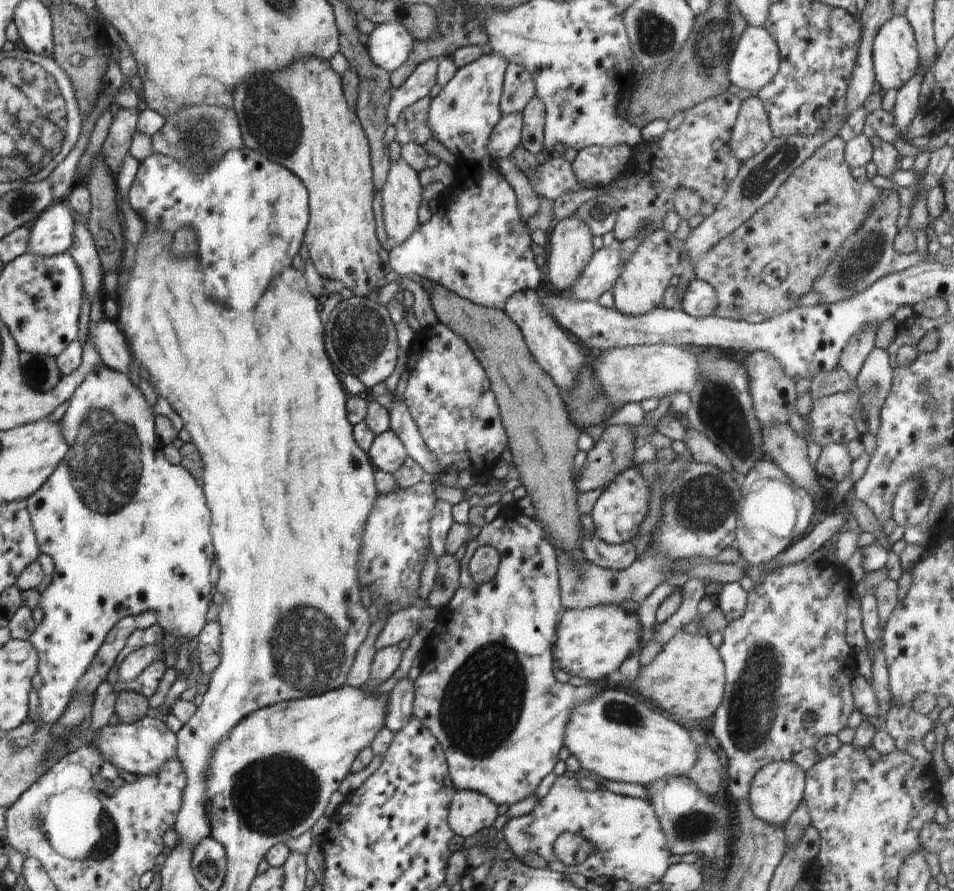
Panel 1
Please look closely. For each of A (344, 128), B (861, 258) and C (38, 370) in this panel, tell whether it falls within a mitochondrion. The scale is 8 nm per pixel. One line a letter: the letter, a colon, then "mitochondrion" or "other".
A: other
B: mitochondrion
C: mitochondrion

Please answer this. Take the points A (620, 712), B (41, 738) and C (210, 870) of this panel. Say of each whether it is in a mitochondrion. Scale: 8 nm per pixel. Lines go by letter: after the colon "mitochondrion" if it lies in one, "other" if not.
A: mitochondrion
B: other
C: mitochondrion

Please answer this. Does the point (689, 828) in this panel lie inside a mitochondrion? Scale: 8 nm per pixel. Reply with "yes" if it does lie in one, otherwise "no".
yes

